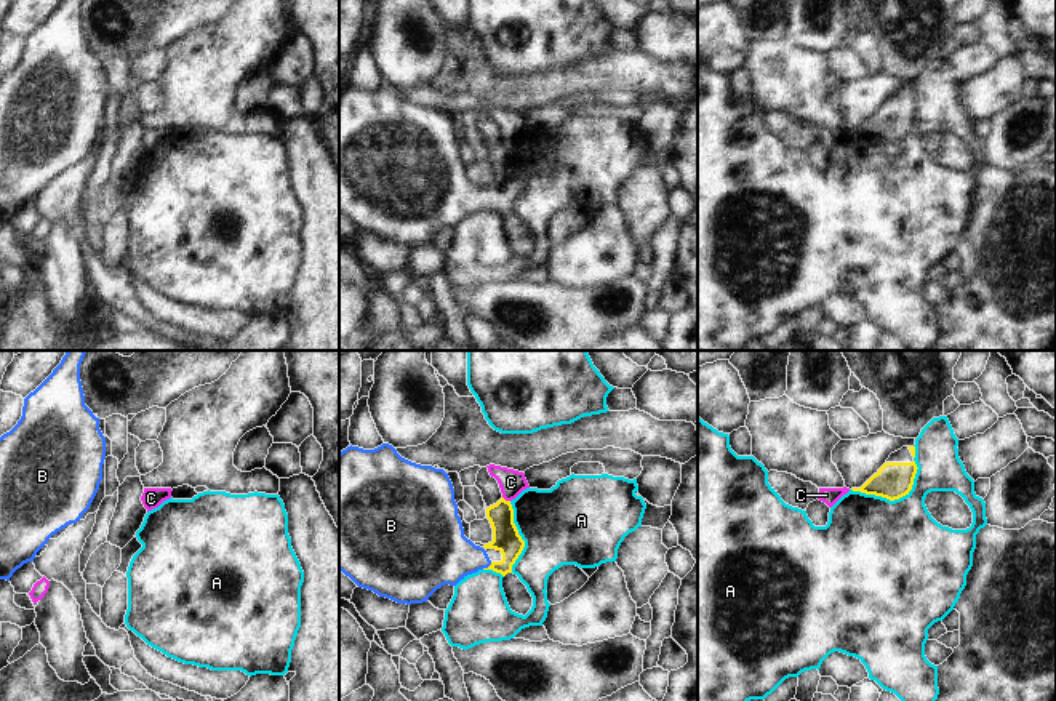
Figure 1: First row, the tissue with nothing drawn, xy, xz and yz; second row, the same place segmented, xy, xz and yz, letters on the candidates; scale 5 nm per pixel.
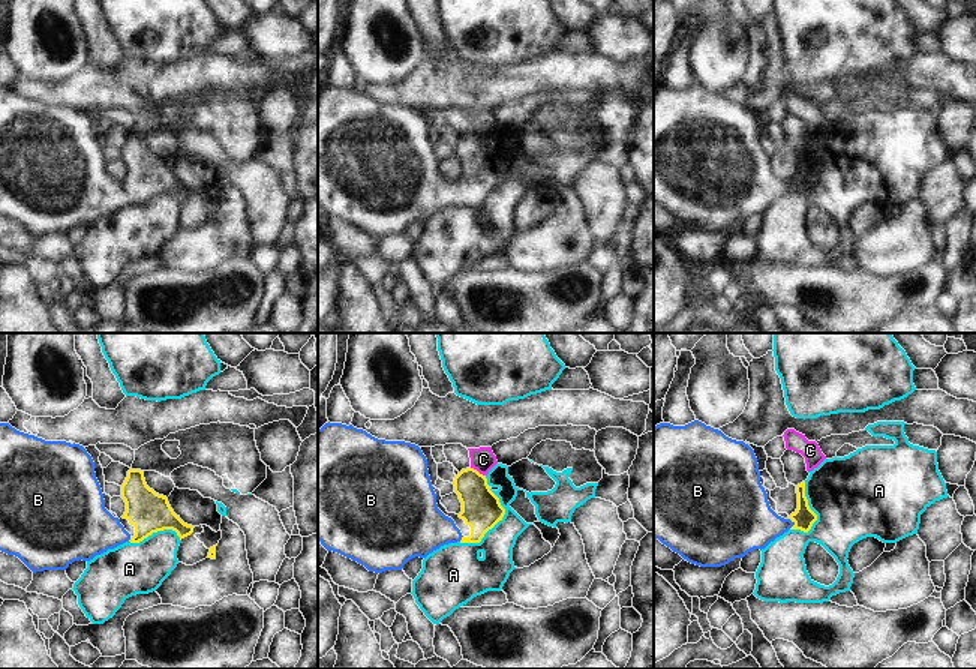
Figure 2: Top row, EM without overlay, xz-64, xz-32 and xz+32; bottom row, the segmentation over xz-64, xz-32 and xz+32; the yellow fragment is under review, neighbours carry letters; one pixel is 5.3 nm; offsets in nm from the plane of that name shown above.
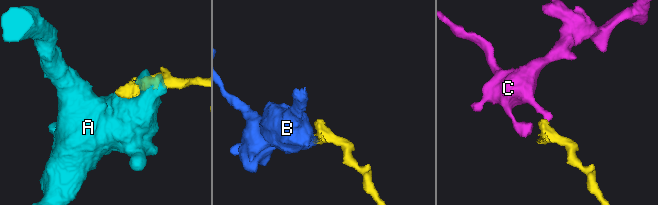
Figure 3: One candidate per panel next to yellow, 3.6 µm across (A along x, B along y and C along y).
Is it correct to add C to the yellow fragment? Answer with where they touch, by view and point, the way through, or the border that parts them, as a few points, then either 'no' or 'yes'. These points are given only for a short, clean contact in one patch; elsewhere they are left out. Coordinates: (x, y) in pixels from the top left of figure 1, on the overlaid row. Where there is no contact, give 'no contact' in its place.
contact xz (504, 500); border xz (503, 496), (509, 501); no

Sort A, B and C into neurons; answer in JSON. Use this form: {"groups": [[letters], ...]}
{"groups": [["A"], ["B"], ["C"]]}

